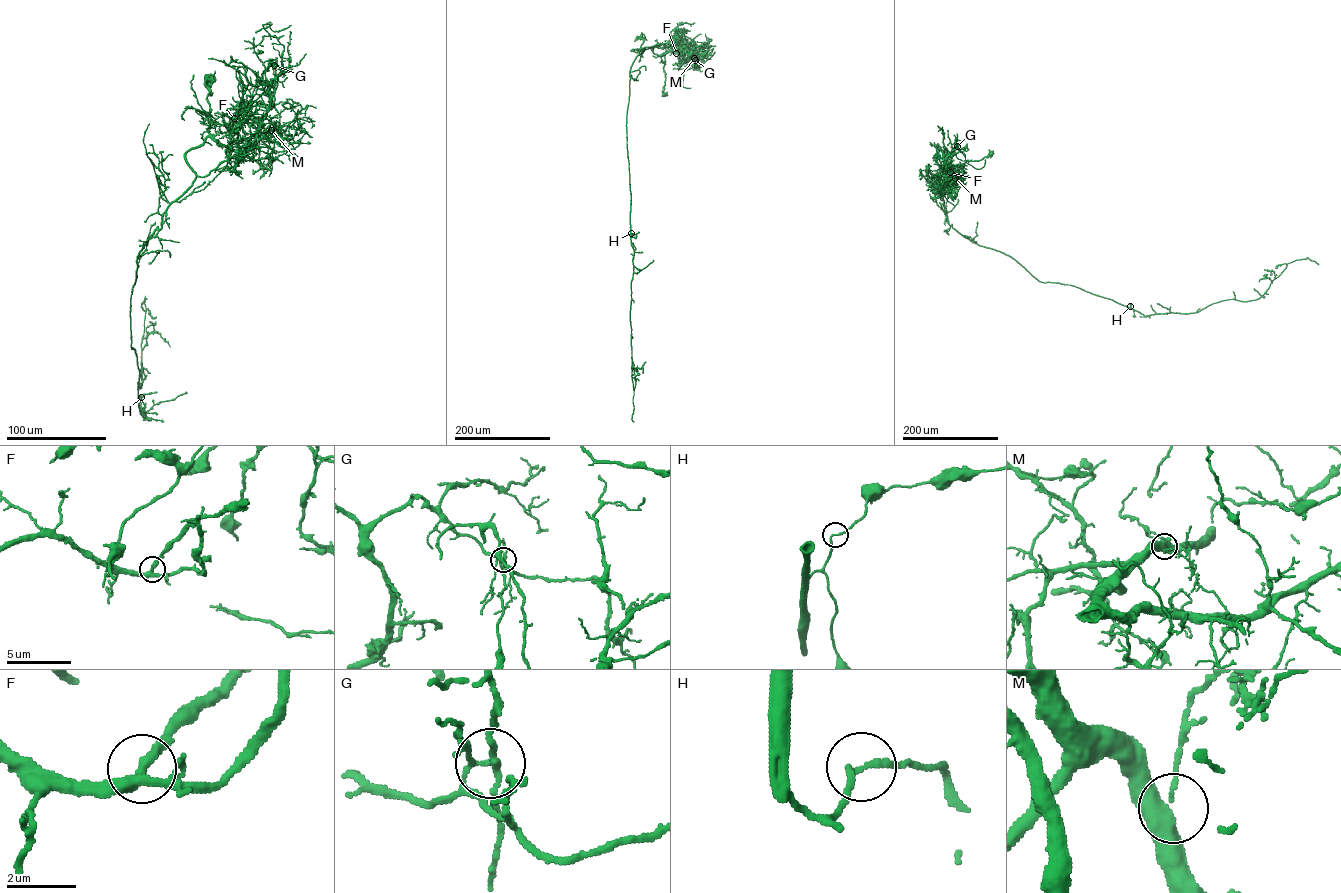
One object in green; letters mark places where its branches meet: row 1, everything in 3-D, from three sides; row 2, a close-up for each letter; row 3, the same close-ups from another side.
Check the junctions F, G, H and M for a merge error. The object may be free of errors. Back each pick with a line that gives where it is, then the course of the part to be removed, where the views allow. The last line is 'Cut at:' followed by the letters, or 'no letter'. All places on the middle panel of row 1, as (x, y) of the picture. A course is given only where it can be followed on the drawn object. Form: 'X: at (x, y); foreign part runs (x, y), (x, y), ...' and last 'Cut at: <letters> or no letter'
G: at (695, 60); foreign part runs (695, 60), (690, 59), (687, 68), (700, 49), (700, 46), (691, 44), (703, 44)
Cut at: G

